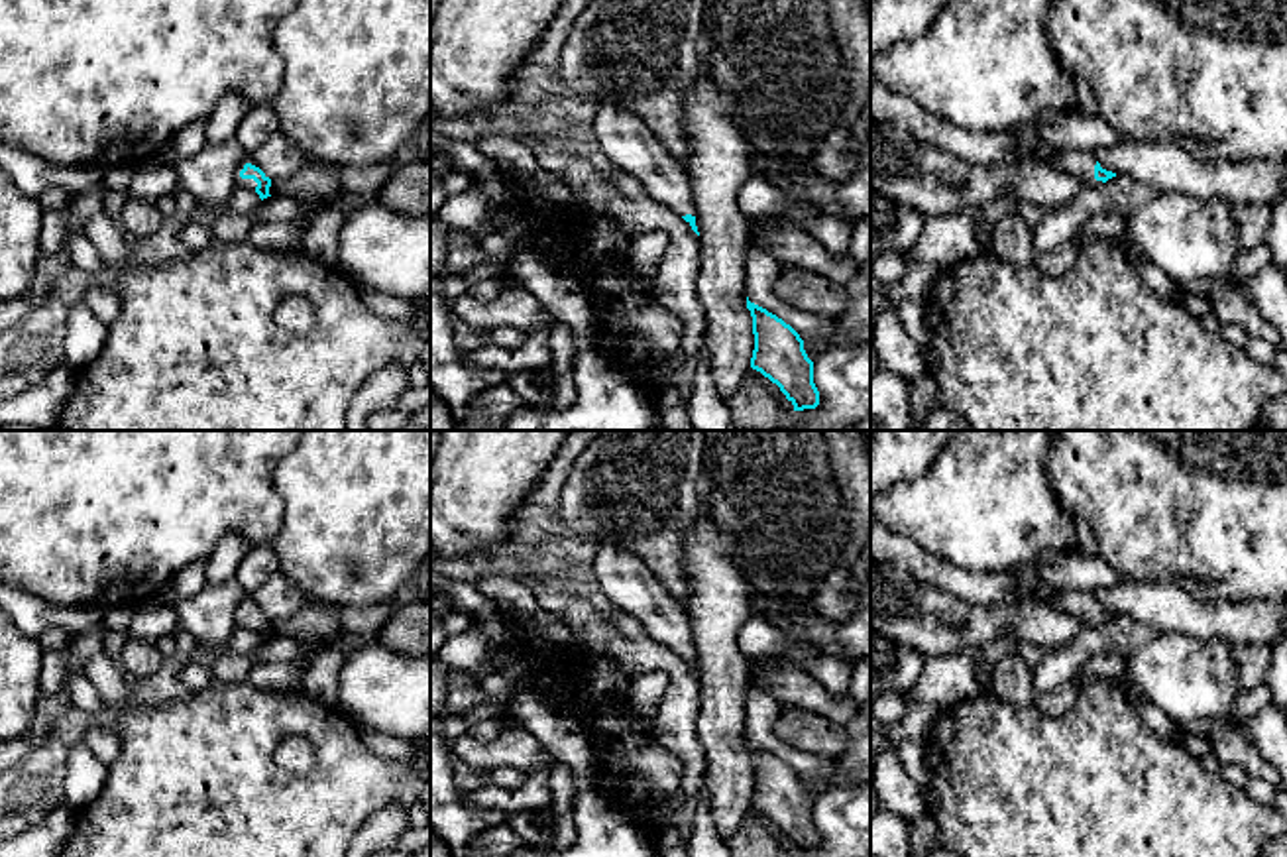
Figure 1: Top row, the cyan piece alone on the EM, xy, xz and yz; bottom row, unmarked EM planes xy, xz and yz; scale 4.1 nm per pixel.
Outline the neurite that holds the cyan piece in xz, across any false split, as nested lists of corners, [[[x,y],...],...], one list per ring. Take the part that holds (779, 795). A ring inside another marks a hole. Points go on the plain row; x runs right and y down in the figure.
[[[747,737],[753,757],[755,790],[751,808],[780,828],[794,851],[815,849],[819,831],[813,824],[813,802],[800,774],[776,755]]]

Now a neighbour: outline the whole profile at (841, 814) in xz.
[[[870,784],[831,786],[813,800],[815,849],[794,857],[867,857],[870,855]]]

